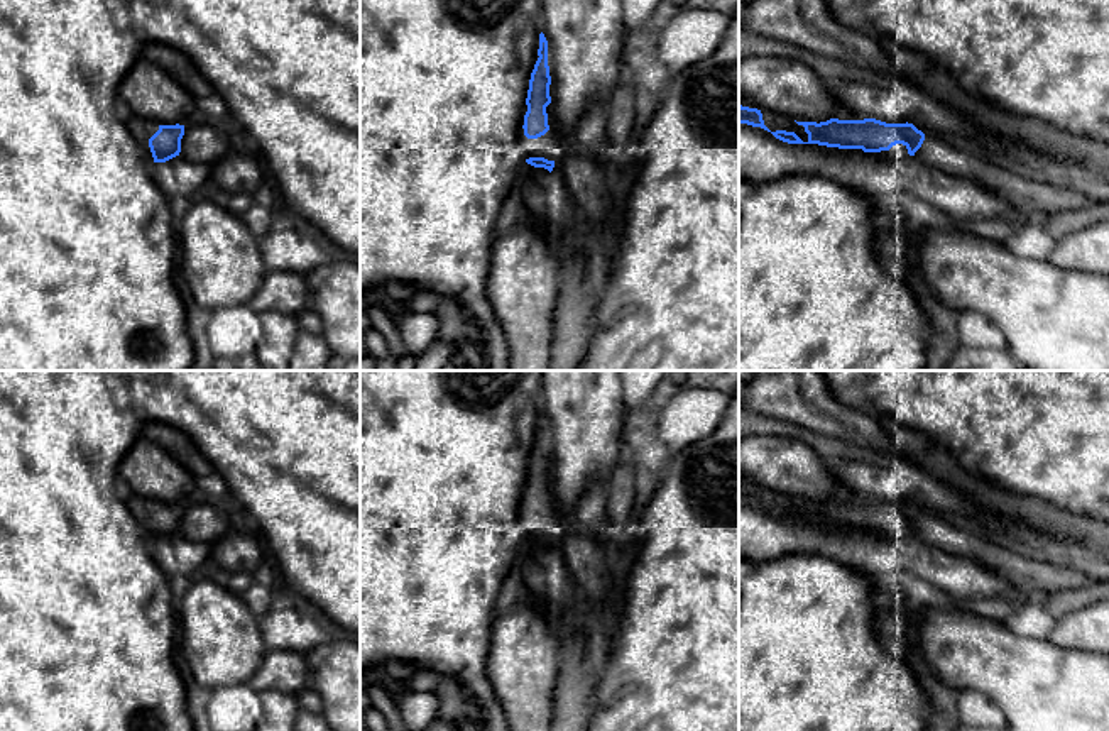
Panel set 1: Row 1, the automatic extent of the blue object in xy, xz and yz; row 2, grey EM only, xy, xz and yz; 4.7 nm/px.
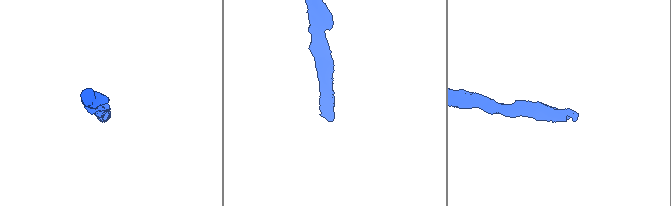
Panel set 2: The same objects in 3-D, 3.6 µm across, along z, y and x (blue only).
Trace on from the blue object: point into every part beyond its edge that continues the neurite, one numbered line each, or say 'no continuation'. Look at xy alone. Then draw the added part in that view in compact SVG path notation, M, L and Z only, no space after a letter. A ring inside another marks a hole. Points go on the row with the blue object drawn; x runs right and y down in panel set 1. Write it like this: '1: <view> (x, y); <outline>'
1: xy (185, 178); M176 156L164 162L169 195L194 200L210 188L211 168Z

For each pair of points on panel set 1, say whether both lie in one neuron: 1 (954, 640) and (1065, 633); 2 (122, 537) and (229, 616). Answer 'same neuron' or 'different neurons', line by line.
1: different neurons
2: different neurons

